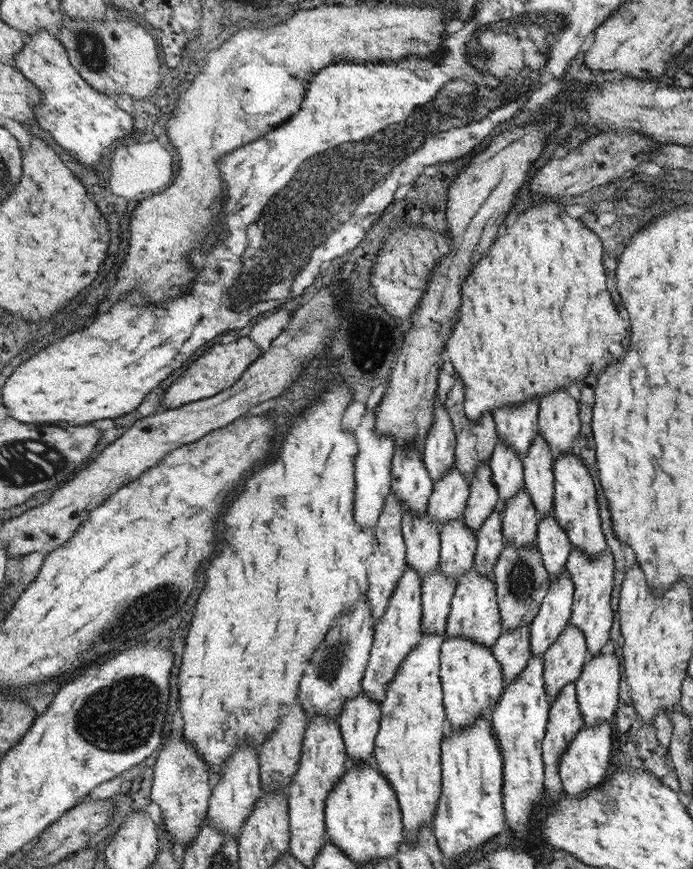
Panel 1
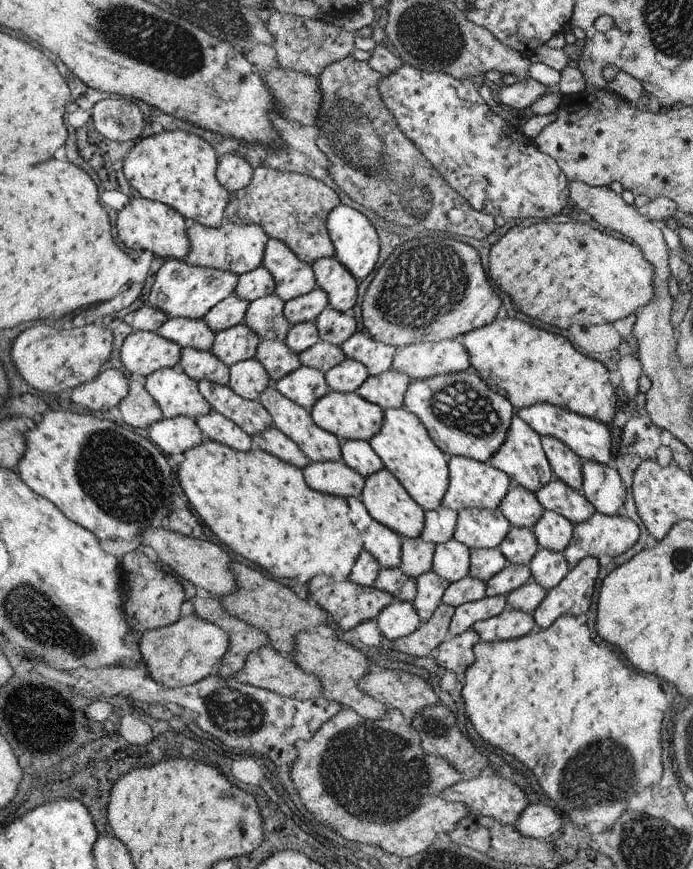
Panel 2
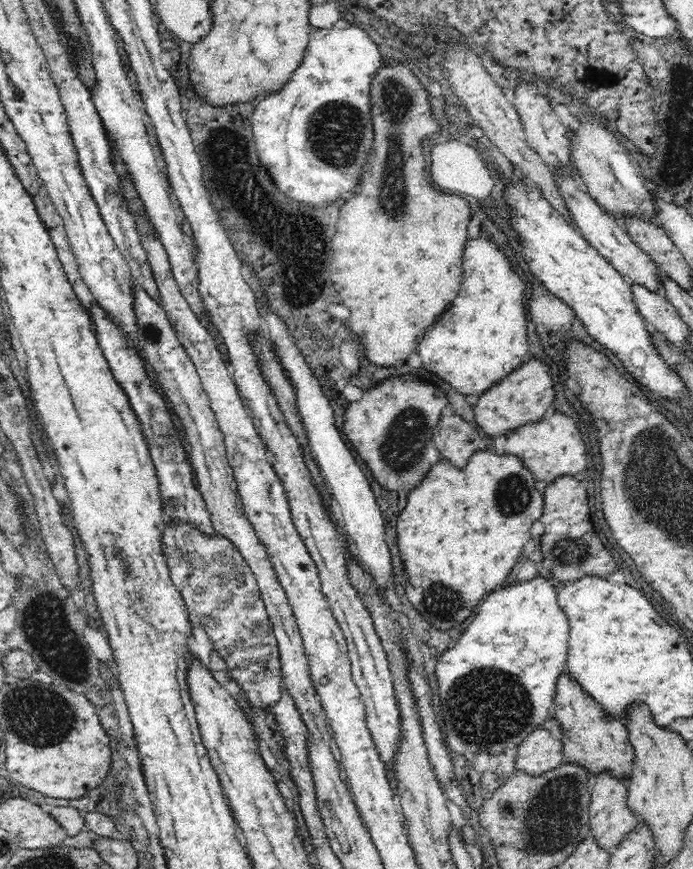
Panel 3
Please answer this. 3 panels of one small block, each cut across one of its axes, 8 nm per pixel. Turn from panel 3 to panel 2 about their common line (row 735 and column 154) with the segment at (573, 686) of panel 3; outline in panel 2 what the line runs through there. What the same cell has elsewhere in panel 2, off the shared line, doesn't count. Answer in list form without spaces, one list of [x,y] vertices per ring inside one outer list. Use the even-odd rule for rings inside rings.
[[[139,550],[125,554],[123,558],[123,576],[125,576],[125,590],[127,590],[127,602],[125,602],[125,618],[131,624],[133,632],[141,630],[159,630],[163,626],[171,626],[179,620],[183,598],[183,588],[175,580],[175,576],[163,572],[157,562],[147,560]]]

